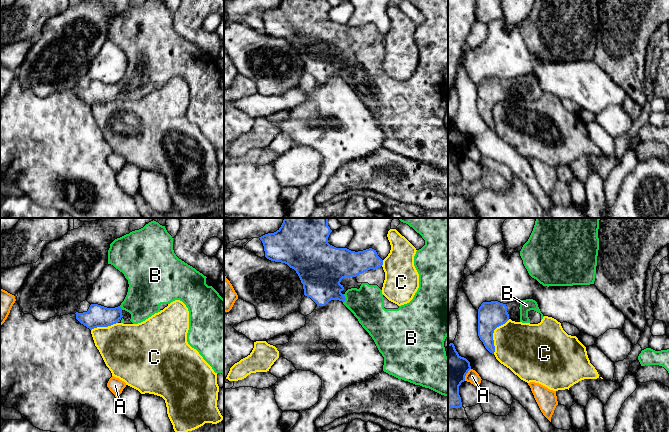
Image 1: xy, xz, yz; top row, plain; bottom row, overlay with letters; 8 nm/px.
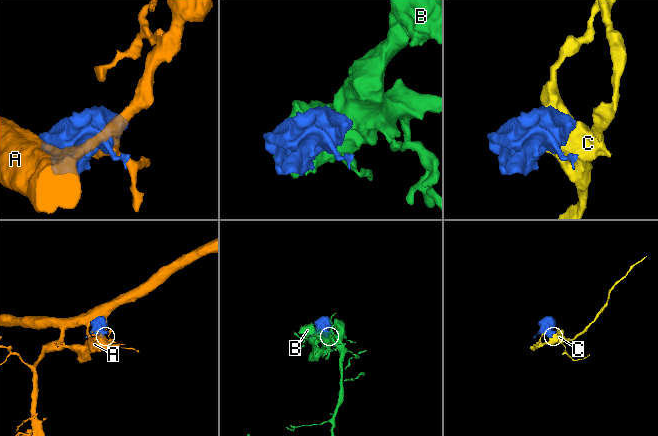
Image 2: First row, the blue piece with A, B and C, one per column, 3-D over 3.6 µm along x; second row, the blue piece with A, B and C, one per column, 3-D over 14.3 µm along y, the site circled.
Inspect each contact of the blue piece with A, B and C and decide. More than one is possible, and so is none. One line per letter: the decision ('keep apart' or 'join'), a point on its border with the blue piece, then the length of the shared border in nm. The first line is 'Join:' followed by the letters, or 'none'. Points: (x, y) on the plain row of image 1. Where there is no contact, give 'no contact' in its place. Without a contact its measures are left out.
Join: B
A: keep apart | yz (466, 149) | 120 nm
B: join | xz (345, 74) | 70 nm
C: keep apart | yz (492, 110) | 300 nm

